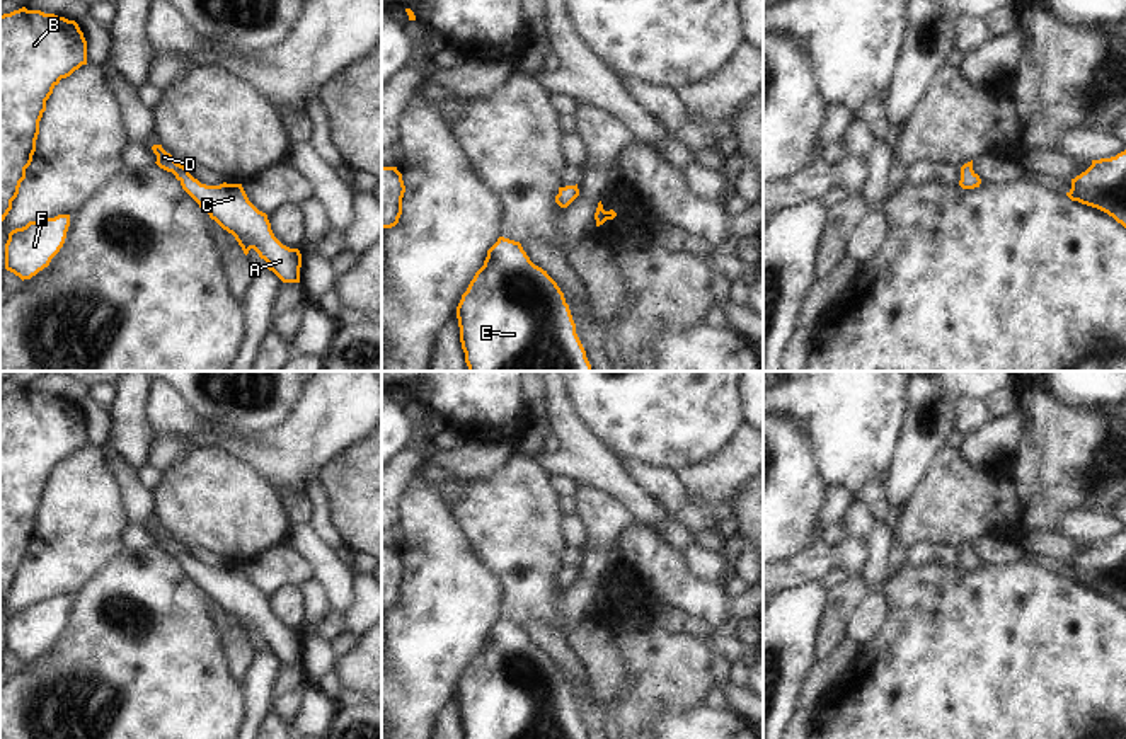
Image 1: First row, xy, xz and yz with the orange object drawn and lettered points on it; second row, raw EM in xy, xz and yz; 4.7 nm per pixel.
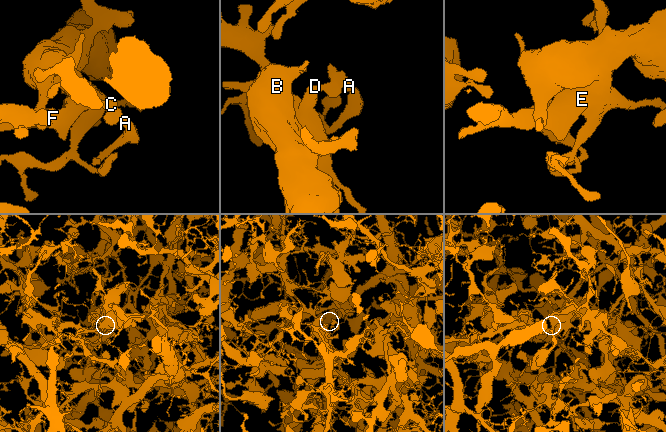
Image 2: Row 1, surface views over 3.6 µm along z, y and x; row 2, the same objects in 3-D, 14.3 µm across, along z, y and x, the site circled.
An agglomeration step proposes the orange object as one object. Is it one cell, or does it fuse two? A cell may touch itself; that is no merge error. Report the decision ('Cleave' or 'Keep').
Keep.

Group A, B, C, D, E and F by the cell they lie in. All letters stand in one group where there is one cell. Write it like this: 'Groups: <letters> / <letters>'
Groups: A B C D E F.

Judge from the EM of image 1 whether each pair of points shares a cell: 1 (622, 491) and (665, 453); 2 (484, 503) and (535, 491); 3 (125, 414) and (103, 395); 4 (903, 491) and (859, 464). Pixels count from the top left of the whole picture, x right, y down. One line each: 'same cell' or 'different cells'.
1: different cells
2: same cell
3: different cells
4: different cells

